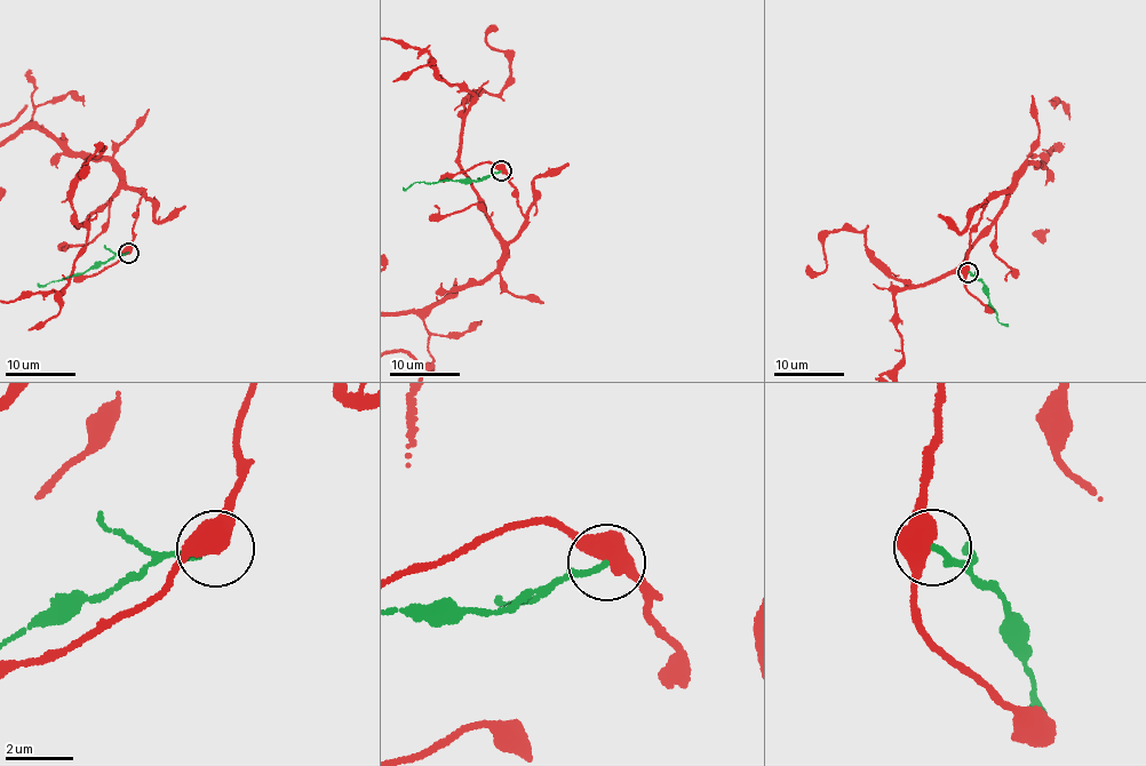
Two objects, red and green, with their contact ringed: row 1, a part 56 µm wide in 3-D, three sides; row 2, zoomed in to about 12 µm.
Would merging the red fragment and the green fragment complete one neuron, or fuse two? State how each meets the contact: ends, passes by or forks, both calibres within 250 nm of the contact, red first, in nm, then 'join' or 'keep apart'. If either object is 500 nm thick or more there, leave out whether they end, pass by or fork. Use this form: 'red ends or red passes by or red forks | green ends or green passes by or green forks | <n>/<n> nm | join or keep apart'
550/170 nm | keep apart

